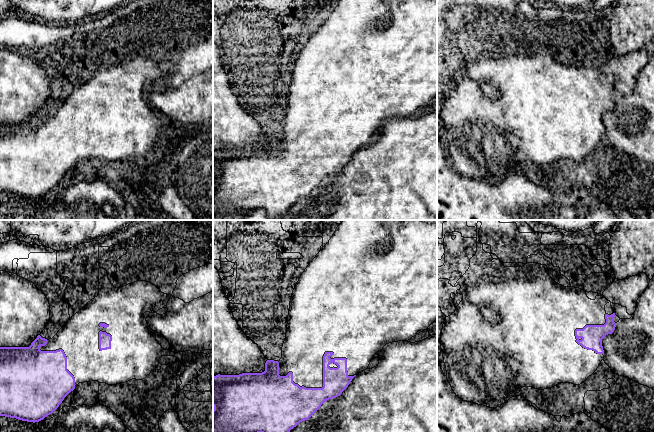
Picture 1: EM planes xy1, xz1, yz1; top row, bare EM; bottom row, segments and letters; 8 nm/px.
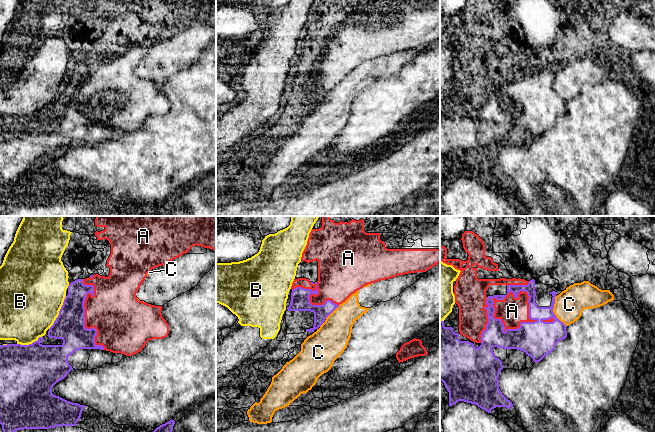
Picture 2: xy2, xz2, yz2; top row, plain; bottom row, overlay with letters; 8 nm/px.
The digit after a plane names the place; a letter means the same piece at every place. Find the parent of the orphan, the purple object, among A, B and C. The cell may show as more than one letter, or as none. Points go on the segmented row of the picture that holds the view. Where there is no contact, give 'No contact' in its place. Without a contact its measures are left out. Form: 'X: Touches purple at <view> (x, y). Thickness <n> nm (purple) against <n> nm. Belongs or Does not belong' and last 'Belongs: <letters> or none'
A: Touches purple at yz2 (507, 329). Thickness 280 nm (purple) against 220 nm. Does not belong
B: Touches purple at xy2 (59, 312). Thickness 240 nm (purple) against 500 nm. Does not belong
C: Touches purple at yz2 (552, 311). Thickness 280 nm (purple) against 240 nm. Does not belong
Belongs: none

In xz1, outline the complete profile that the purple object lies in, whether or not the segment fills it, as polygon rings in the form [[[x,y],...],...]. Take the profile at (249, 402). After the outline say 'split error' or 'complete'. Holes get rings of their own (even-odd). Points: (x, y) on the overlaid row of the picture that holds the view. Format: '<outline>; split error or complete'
[[[343,220],[337,227],[335,233],[323,249],[309,263],[305,271],[299,277],[299,281],[295,285],[290,301],[290,309],[288,315],[288,324],[286,338],[282,347],[282,358],[280,361],[267,360],[265,363],[265,371],[262,373],[242,373],[239,375],[216,375],[213,377],[213,432],[290,432],[300,422],[308,420],[321,405],[332,398],[336,398],[348,387],[352,379],[358,374],[365,371],[371,360],[378,357],[386,344],[398,341],[408,341],[420,332],[428,329],[428,327],[437,321],[437,220]]]; split error

